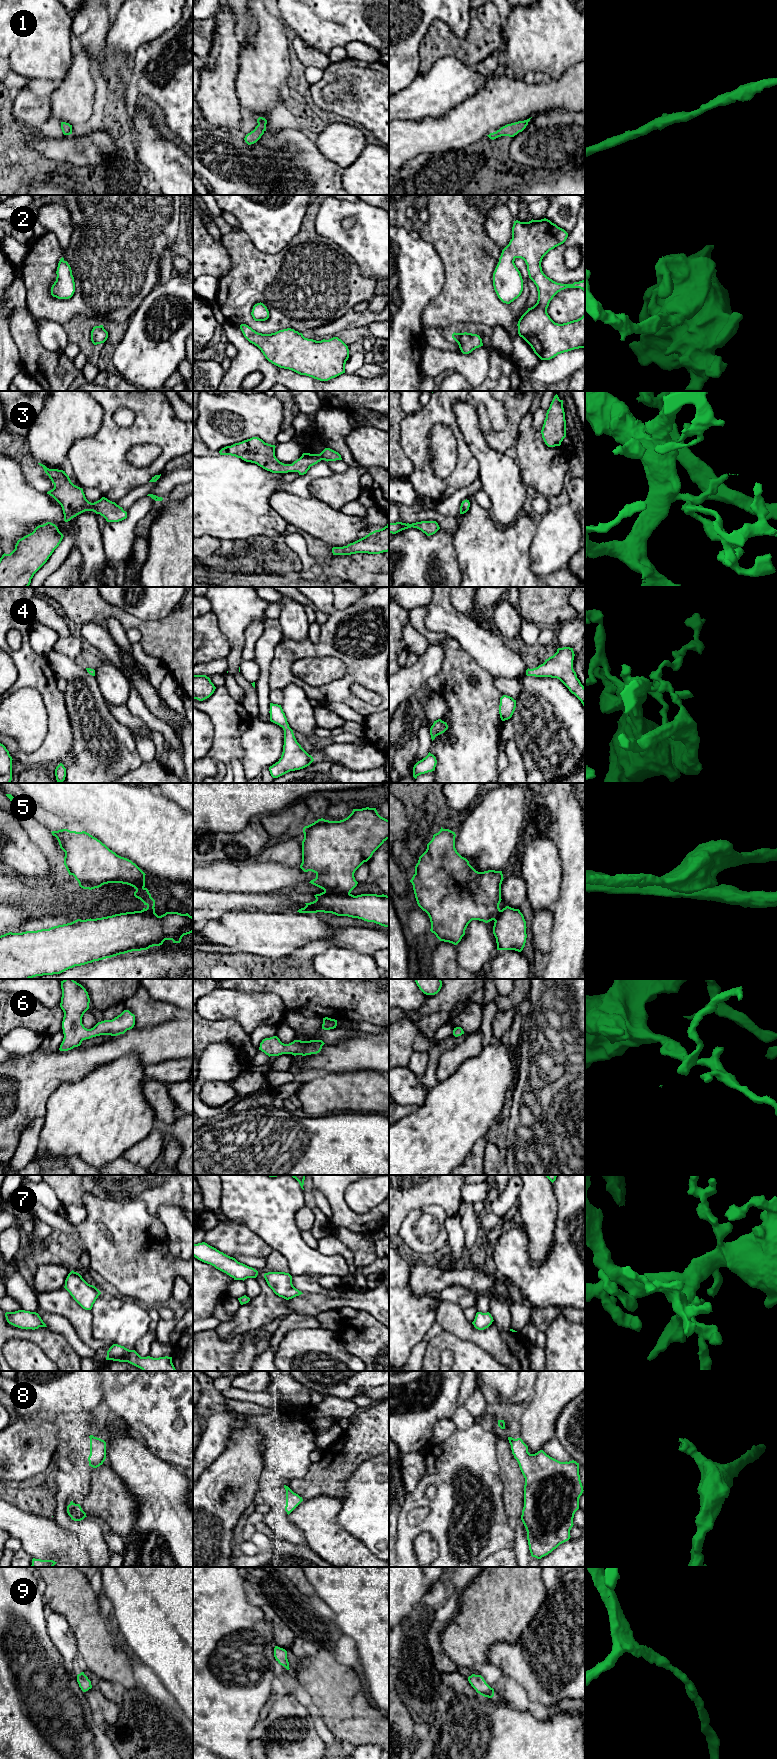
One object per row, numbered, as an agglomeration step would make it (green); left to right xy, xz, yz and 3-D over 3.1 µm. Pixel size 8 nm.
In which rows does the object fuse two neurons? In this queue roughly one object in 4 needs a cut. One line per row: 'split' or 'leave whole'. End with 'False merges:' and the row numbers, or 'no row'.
1: leave whole
2: leave whole
3: leave whole
4: leave whole
5: split
6: leave whole
7: leave whole
8: leave whole
9: leave whole
False merges: 5

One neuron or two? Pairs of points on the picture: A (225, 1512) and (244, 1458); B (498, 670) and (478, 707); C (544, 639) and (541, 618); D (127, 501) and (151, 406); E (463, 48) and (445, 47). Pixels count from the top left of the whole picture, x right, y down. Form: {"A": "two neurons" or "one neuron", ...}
{"A": "one neuron", "B": "two neurons", "C": "two neurons", "D": "two neurons", "E": "one neuron"}

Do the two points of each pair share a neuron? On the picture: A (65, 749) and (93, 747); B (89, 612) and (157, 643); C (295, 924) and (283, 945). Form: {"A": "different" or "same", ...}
{"A": "different", "B": "same", "C": "same"}

